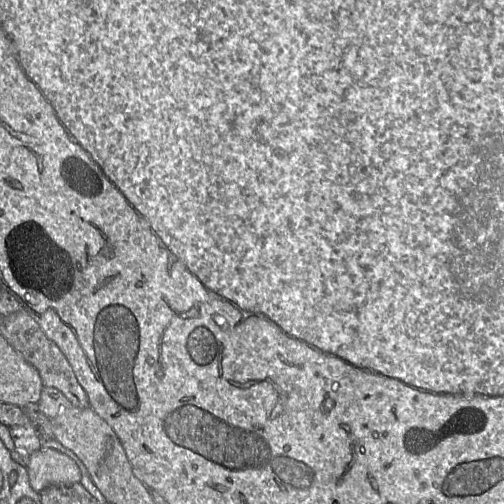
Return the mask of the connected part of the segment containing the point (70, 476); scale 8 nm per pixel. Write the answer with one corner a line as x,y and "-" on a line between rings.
41,448
29,454
27,465
29,484
40,493
50,485
80,483
81,472
67,455
51,448

